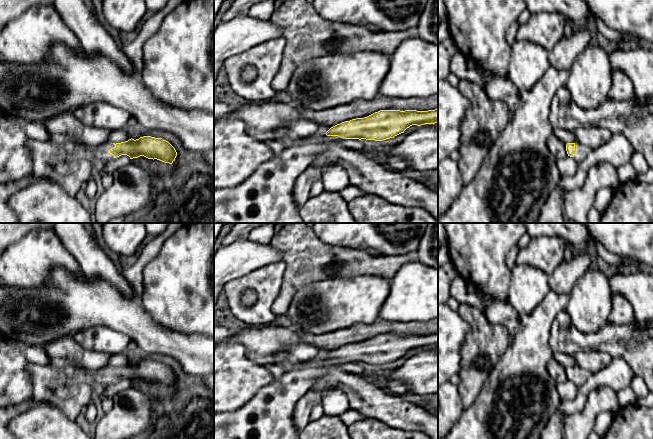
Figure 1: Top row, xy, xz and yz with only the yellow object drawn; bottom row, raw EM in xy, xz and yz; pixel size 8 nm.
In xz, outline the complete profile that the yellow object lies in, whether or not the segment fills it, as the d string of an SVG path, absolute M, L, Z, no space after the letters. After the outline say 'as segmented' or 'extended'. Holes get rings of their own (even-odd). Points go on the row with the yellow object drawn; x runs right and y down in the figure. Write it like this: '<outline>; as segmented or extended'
M438 109L380 110L364 118L345 121L331 127L323 140L302 138L291 146L284 146L269 160L258 166L249 178L238 186L214 190L214 223L304 223L293 198L296 179L330 144L342 145L344 139L383 141L404 133L412 125L435 124Z; extended

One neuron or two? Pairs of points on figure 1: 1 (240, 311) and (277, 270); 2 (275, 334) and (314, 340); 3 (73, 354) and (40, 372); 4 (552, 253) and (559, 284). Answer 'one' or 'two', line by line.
1: one
2: one
3: two
4: two

